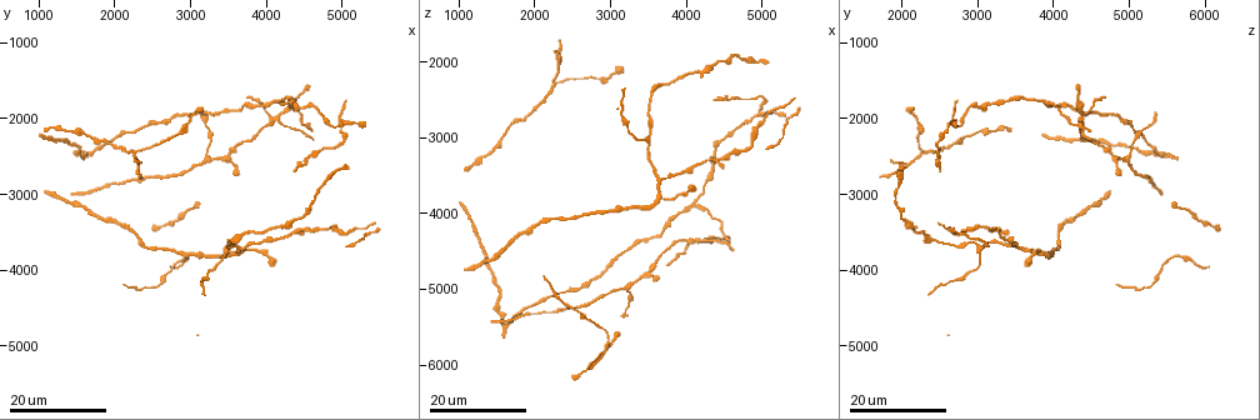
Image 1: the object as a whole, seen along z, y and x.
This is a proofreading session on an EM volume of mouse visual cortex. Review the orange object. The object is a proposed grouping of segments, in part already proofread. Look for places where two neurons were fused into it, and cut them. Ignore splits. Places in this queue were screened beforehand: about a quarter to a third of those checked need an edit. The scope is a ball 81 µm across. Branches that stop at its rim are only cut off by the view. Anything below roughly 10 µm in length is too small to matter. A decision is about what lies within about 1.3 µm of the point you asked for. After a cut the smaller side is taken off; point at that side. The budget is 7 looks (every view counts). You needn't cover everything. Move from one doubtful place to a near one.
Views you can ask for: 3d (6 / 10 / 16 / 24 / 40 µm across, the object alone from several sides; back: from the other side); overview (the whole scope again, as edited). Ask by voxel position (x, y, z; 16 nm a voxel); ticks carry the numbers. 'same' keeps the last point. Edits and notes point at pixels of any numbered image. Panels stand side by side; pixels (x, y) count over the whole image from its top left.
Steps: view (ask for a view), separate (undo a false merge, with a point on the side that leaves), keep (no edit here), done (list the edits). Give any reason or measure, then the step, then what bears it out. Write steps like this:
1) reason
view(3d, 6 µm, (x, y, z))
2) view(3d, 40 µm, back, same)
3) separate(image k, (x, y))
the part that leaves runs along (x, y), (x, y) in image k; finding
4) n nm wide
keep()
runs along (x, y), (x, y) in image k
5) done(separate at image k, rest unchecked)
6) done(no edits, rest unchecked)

looks like a crossing
view(3d, 16 µm, (3450, 3750, 3050))

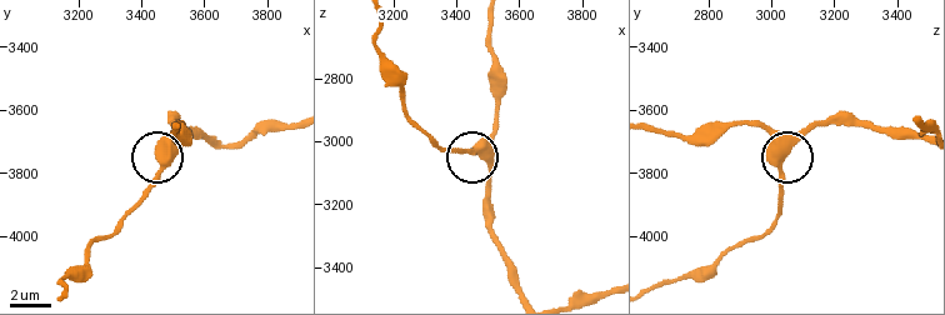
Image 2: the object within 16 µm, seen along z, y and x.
view(3d, 6 µm, (3500, 3740, 3030))

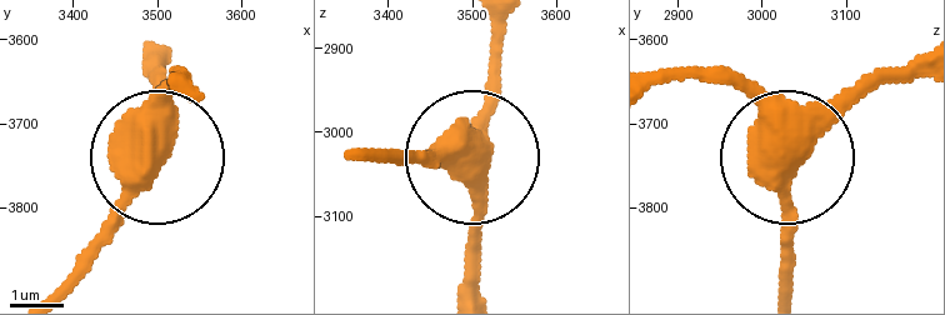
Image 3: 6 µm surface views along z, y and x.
4 arms
keep()
runs along (174, 88), (125, 213), (53, 293) in image 3; all the same neuron

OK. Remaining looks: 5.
thick turns thin
view(3d, 16 µm, (2900, 2100, 2200))

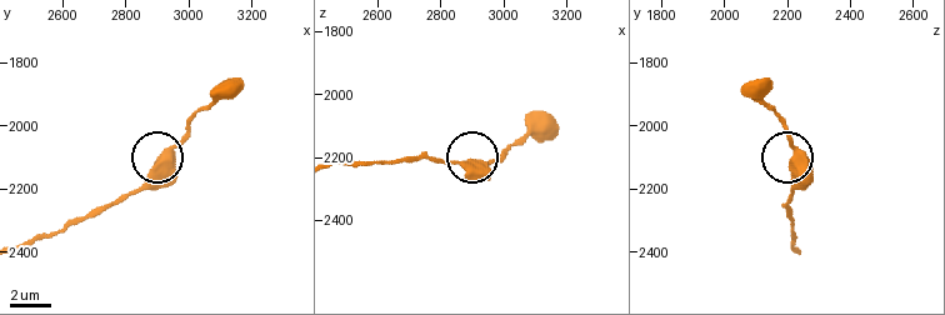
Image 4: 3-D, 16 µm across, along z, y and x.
view(3d, 6 µm, (2930, 2100, 2230))

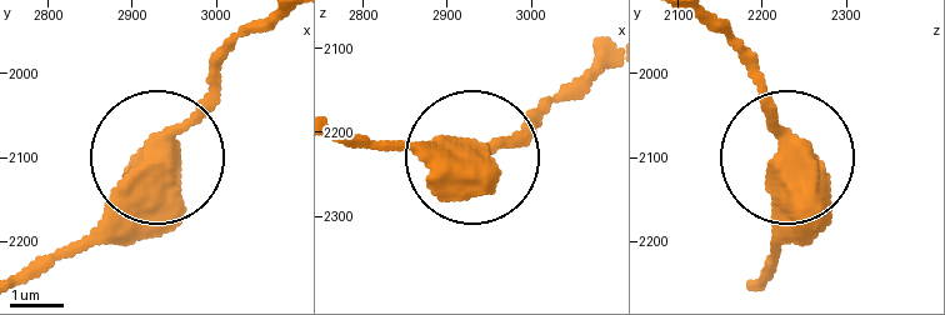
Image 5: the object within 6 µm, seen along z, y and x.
other side
view(3d, 6 µm, back, (2930, 2100, 2230))

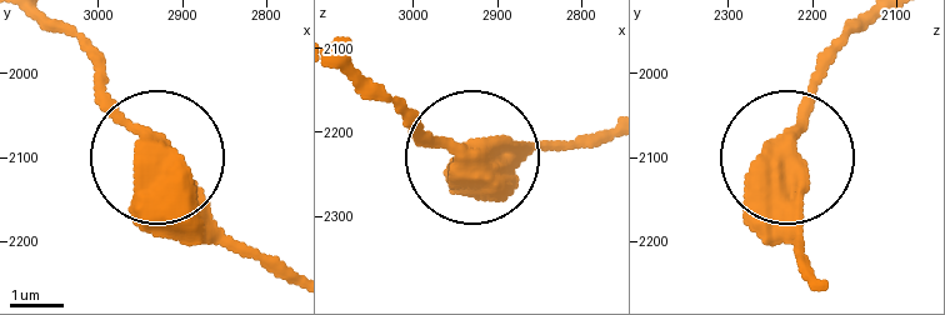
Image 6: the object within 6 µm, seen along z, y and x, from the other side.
510 nm wide
keep()
runs along (809, 281), (786, 139), (849, 23) in image 6; one neuron here

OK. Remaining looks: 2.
view(3d, 24 µm, (4850, 2100, 2750))

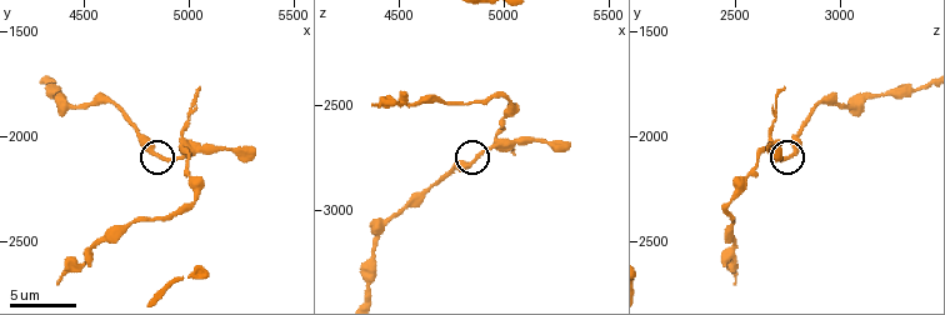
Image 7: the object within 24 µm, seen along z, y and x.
closer look
view(3d, 6 µm, (4850, 2100, 2750))

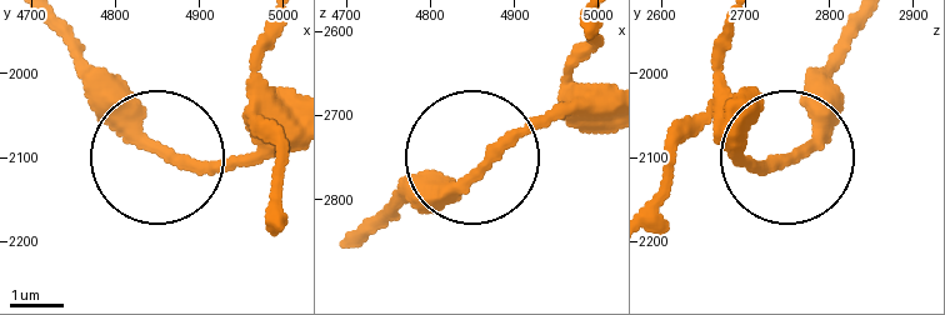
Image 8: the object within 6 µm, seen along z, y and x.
220 nm wide
keep()
one neuron here

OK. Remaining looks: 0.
done(no edits, rest unchecked)

